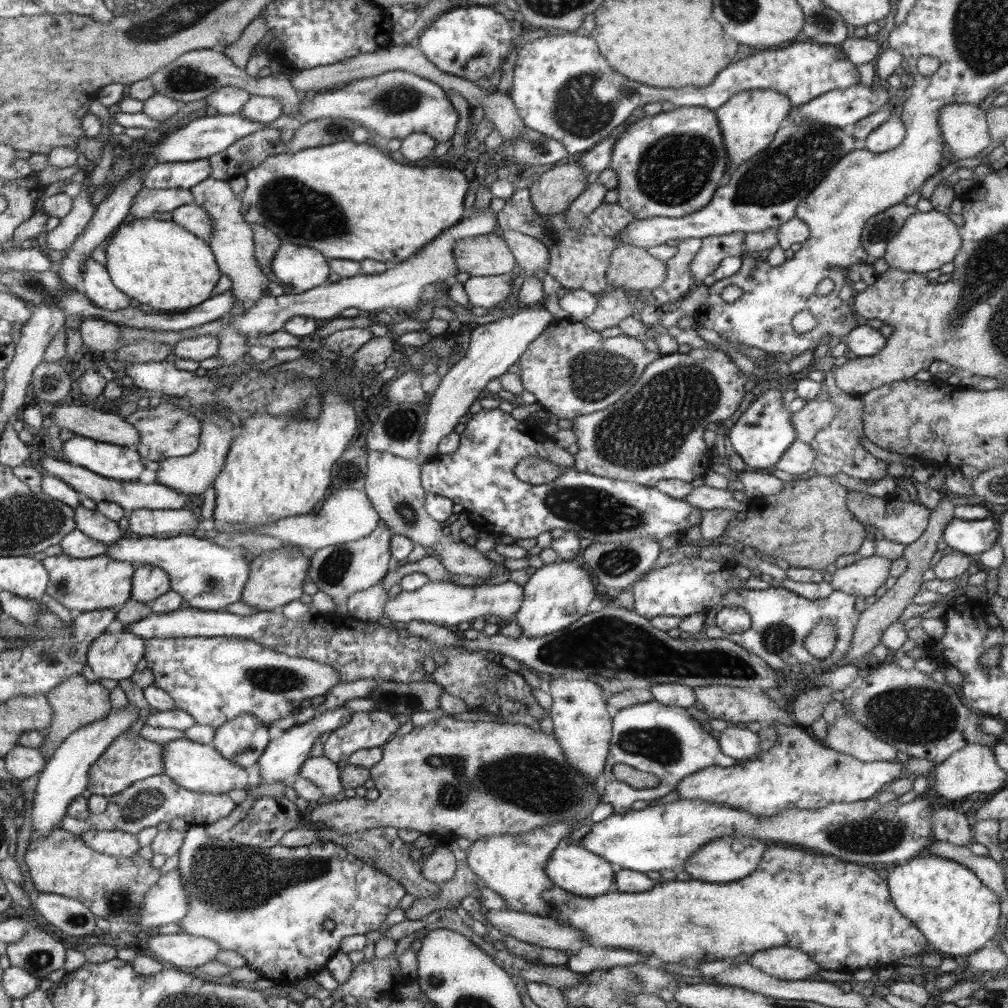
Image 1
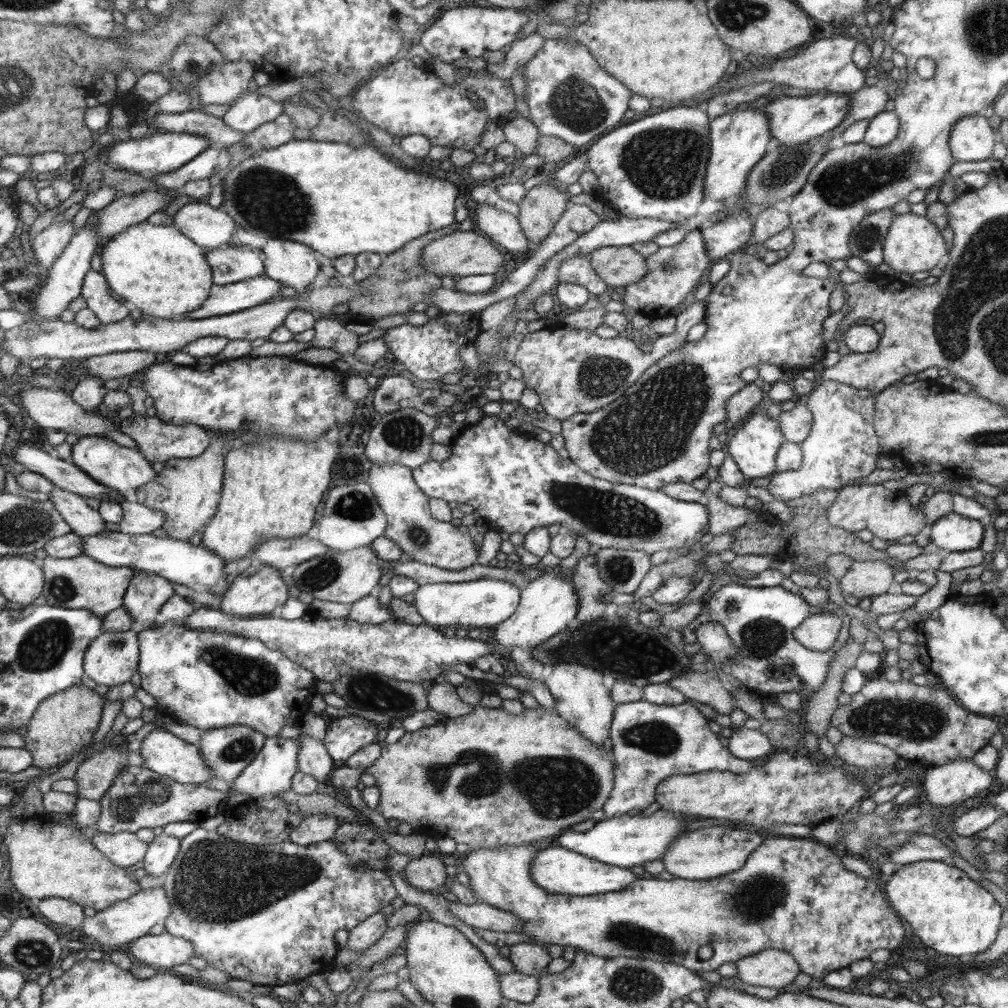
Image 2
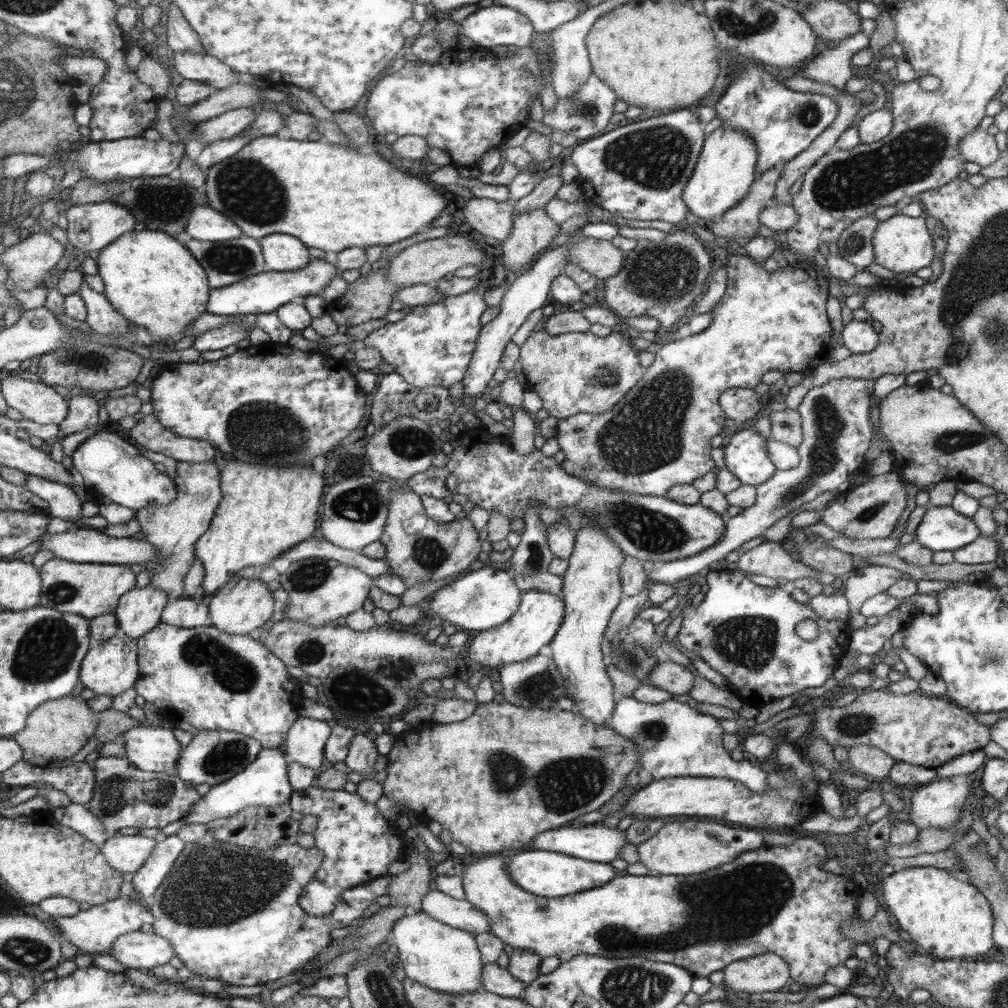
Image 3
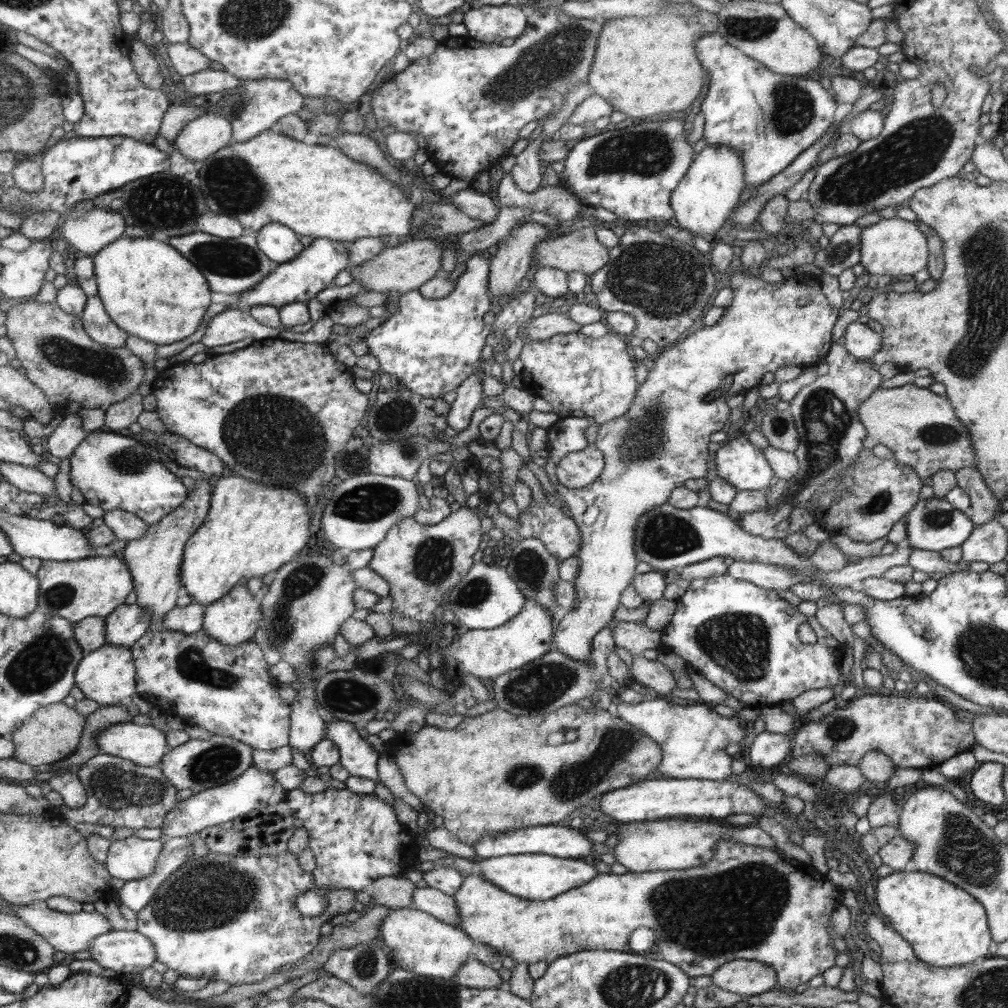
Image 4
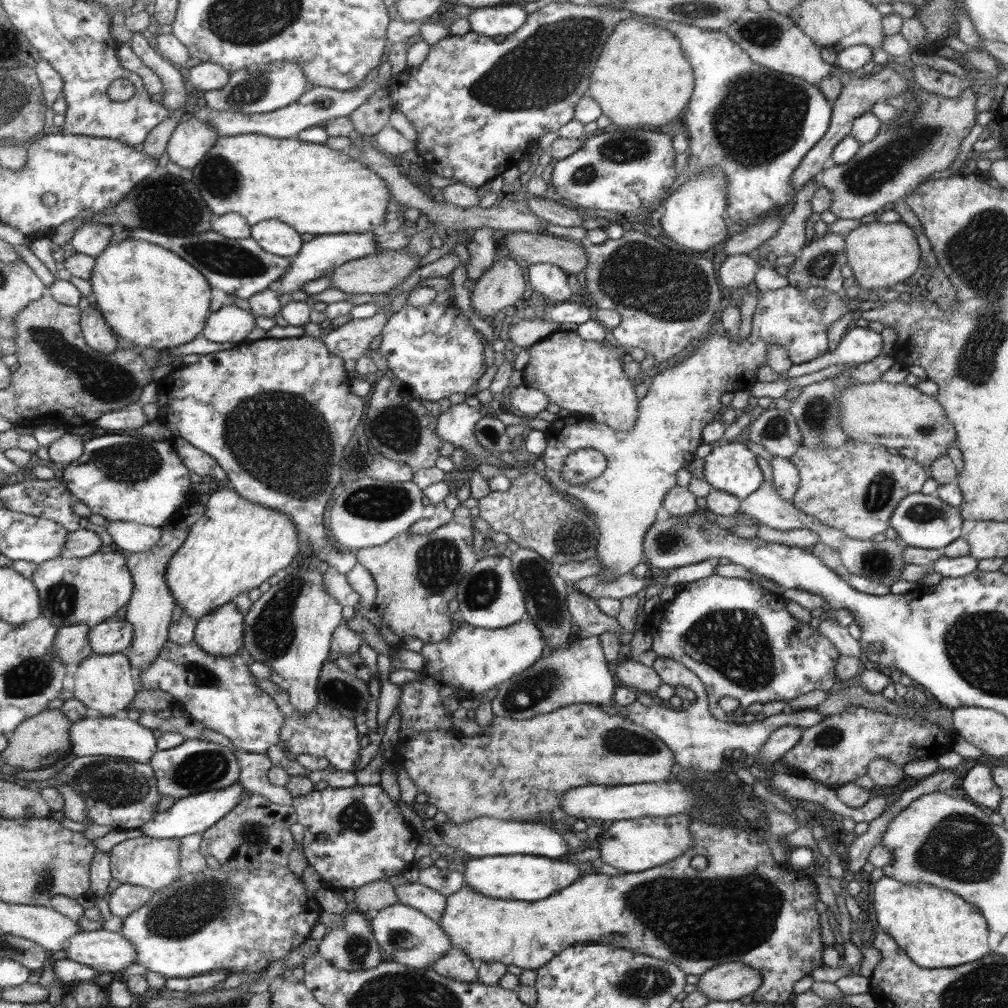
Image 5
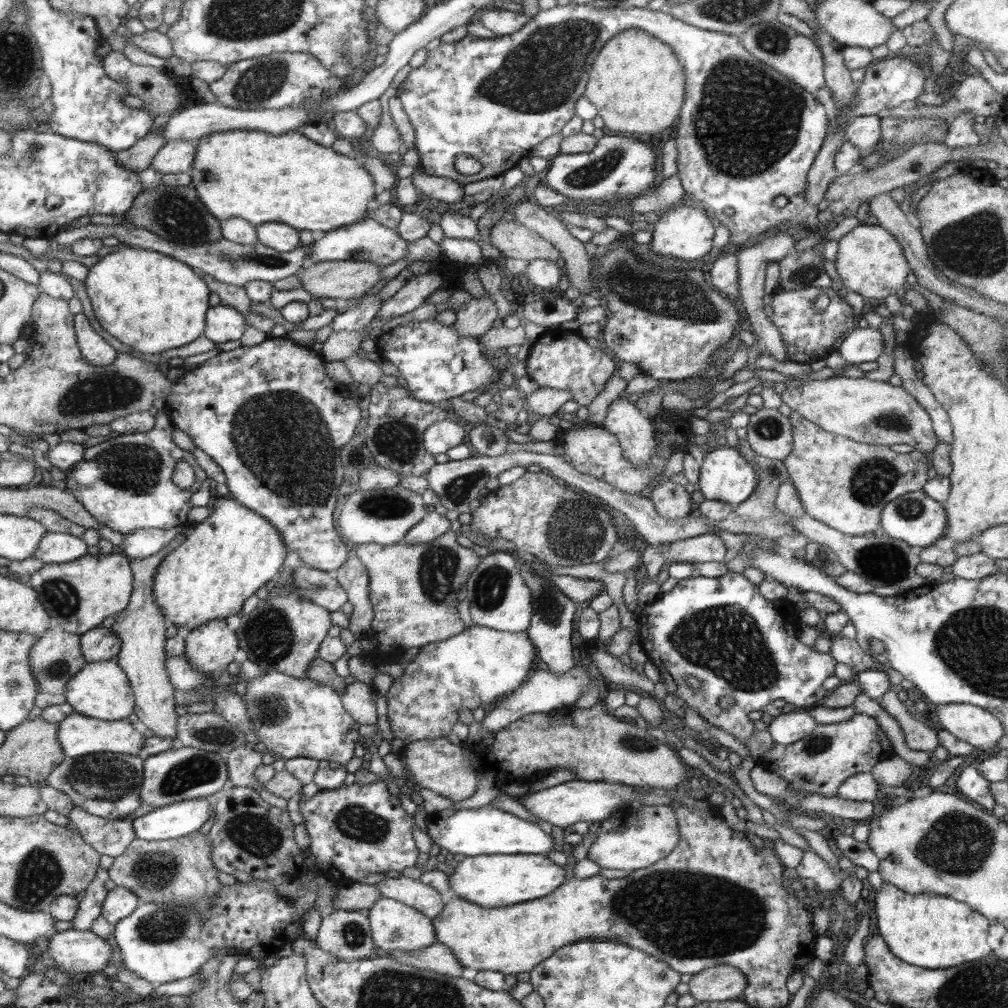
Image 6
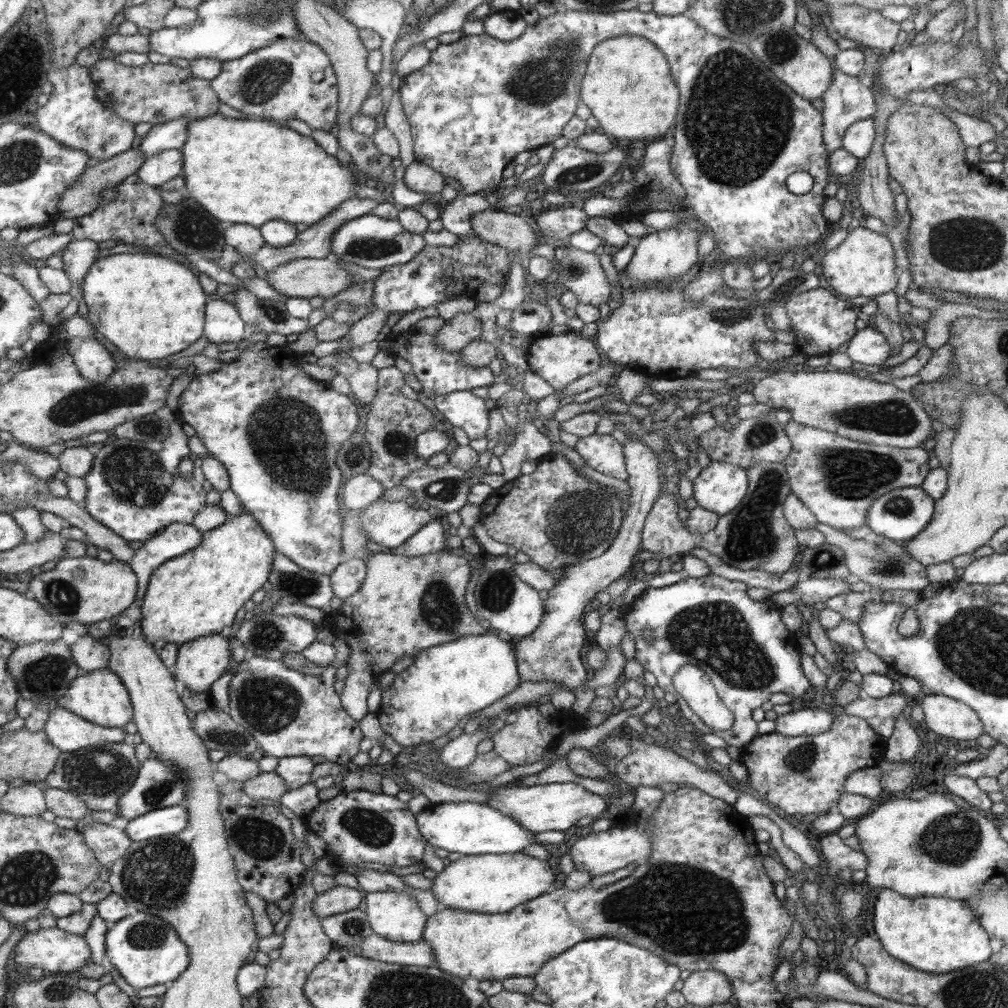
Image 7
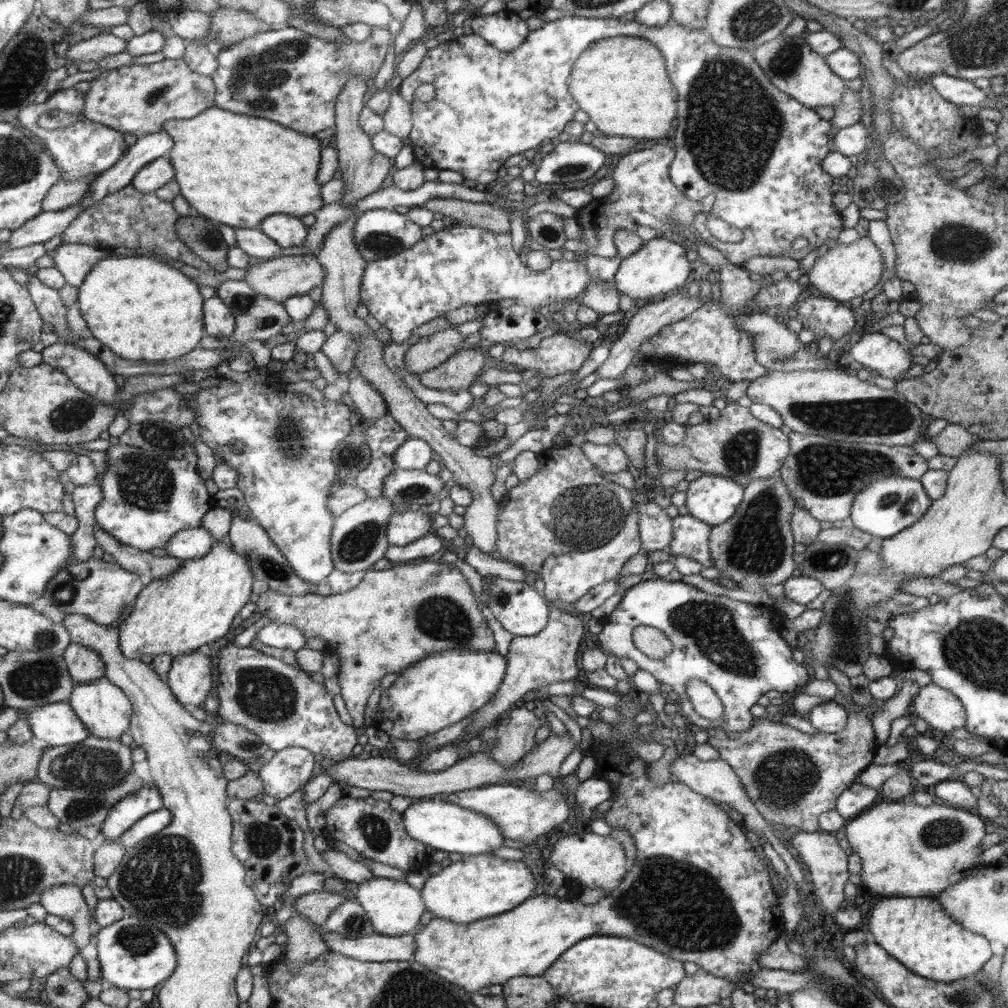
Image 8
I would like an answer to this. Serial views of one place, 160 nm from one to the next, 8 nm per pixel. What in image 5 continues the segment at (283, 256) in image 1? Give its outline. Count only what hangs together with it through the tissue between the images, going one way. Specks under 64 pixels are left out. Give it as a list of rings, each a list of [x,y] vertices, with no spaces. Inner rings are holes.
[[[263,220],[251,226],[251,237],[266,252],[278,256],[296,256],[304,243],[300,235],[301,232],[296,232],[294,228],[279,220]]]

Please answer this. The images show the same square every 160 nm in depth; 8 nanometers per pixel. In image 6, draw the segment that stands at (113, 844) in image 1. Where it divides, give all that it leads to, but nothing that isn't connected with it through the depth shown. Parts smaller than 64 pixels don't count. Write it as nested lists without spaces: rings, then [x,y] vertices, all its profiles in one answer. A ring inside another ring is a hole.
[[[202,832],[170,841],[145,841],[135,837],[108,870],[116,887],[133,892],[144,903],[157,902],[168,906],[193,906],[202,915],[213,908],[213,896],[223,888],[211,857],[212,842]]]

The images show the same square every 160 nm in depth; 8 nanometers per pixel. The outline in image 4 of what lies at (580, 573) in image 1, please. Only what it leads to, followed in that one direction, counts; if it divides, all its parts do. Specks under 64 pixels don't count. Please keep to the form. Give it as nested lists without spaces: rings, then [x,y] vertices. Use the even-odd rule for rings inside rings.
[[[528,599],[526,606],[519,612],[510,622],[503,624],[502,627],[484,630],[468,630],[463,634],[456,635],[453,639],[447,641],[446,644],[438,646],[435,650],[442,656],[443,667],[441,668],[442,676],[446,683],[457,684],[457,688],[461,684],[466,683],[466,674],[475,676],[476,678],[490,678],[496,679],[500,675],[506,674],[510,671],[520,669],[525,664],[536,661],[541,656],[547,654],[548,651],[552,650],[554,643],[554,626],[552,625],[553,617],[551,613],[544,608],[542,604],[534,600]]]

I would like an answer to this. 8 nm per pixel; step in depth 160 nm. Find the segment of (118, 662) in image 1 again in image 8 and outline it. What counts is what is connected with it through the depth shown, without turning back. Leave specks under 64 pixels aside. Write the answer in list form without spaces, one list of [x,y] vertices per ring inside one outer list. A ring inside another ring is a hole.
[[[105,676],[94,682],[77,684],[68,703],[90,729],[91,737],[118,740],[128,730],[128,724],[131,724],[133,704],[130,697],[119,685],[112,684]]]

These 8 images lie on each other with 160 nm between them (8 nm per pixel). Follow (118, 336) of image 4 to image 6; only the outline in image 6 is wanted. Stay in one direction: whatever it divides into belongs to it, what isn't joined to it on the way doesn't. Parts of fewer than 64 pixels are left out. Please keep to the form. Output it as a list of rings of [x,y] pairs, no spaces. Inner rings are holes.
[[[83,313],[75,315],[75,333],[84,358],[92,365],[104,367],[115,363],[116,350],[90,326],[88,318]]]

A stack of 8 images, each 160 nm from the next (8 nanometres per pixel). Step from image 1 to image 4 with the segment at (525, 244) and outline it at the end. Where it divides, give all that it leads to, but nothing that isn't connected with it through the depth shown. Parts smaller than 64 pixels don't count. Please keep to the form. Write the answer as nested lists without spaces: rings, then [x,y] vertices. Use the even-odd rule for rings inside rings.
[[[472,186],[455,192],[452,202],[464,214],[482,221],[483,224],[491,223],[498,214],[498,208],[491,195],[482,193]]]

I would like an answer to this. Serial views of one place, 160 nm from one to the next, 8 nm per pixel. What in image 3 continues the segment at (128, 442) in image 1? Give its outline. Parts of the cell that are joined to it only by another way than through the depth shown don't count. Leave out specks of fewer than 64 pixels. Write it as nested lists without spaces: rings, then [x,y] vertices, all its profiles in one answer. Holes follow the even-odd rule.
[[[15,374],[1,375],[2,392],[8,405],[15,408],[23,418],[34,420],[36,424],[60,424],[68,414],[69,404],[54,388],[45,383],[32,382],[16,378]]]

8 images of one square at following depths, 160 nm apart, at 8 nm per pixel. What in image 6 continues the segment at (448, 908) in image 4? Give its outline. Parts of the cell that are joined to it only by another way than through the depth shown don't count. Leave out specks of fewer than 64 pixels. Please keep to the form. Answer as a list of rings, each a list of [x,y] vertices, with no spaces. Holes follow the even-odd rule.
[[[385,877],[375,884],[375,887],[382,897],[398,900],[410,908],[415,908],[431,920],[434,920],[445,907],[441,892],[410,877]]]

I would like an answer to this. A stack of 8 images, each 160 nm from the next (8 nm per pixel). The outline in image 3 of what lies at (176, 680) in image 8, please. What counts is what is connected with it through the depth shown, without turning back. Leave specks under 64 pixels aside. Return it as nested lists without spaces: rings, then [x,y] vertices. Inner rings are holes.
[[[237,578],[210,598],[207,603],[210,622],[214,628],[240,636],[248,636],[254,629],[264,627],[274,610],[273,586],[258,579]]]

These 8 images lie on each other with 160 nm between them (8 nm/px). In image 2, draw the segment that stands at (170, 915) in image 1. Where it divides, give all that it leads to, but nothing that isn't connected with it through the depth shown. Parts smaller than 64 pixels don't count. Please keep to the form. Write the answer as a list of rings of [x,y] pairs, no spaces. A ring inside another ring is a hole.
[[[163,887],[141,890],[132,895],[130,899],[119,900],[118,903],[111,904],[107,909],[97,911],[96,916],[87,917],[80,932],[87,937],[87,940],[97,942],[98,951],[120,949],[120,946],[126,942],[147,936],[153,926],[164,925],[168,916],[171,915],[170,904],[167,891]]]

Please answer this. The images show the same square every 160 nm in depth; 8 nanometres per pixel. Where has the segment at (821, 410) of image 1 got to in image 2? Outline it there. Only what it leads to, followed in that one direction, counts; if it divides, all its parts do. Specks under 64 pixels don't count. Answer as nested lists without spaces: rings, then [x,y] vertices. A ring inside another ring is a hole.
[[[797,402],[791,410],[782,411],[777,421],[787,442],[801,445],[812,428],[812,413],[806,405]]]

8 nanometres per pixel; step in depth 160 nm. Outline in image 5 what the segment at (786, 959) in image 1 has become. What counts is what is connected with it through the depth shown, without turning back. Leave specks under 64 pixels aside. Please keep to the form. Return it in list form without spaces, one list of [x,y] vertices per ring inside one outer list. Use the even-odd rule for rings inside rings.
[[[725,962],[699,975],[695,985],[710,1001],[738,1001],[742,996],[754,994],[762,984],[758,969],[744,963]]]

